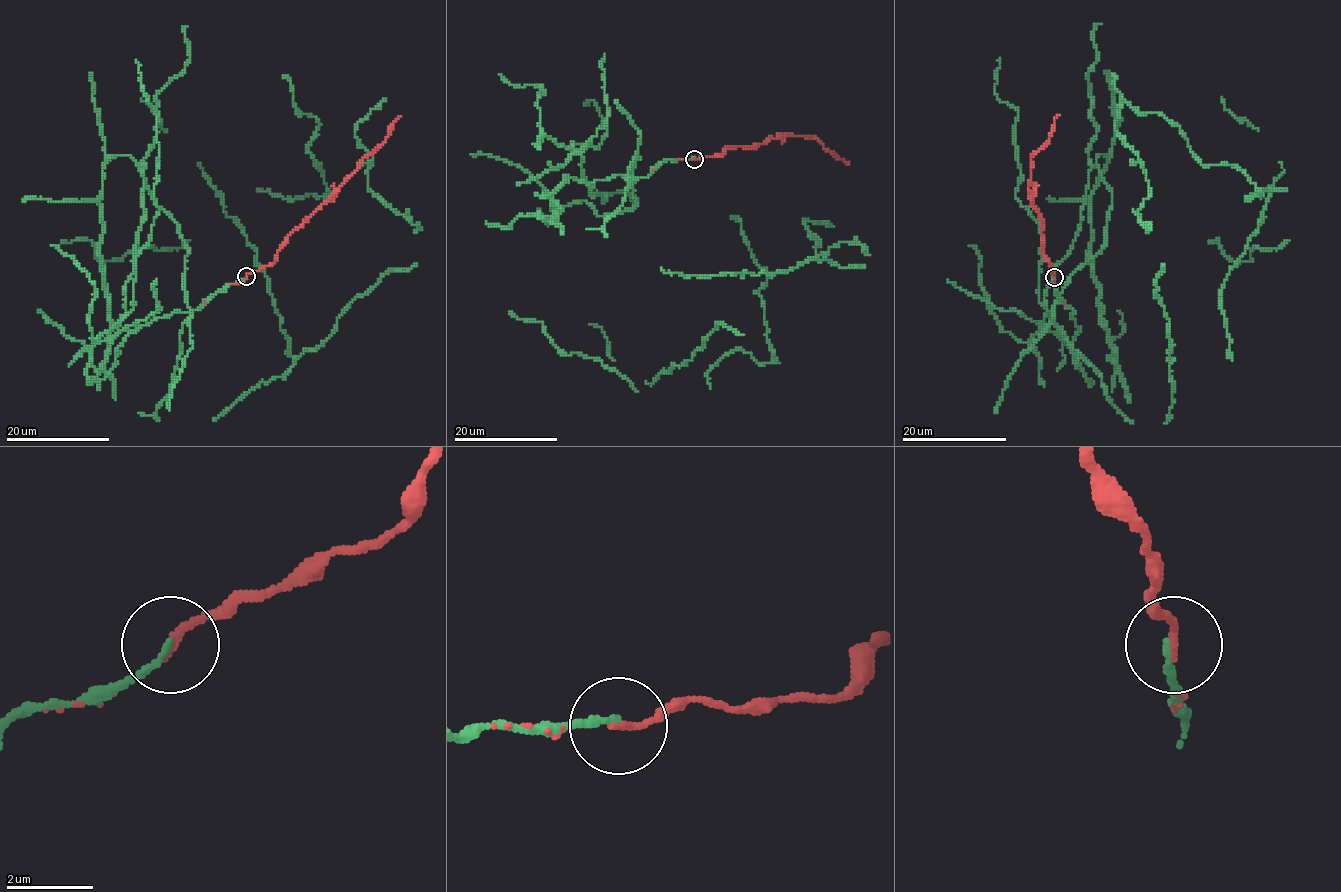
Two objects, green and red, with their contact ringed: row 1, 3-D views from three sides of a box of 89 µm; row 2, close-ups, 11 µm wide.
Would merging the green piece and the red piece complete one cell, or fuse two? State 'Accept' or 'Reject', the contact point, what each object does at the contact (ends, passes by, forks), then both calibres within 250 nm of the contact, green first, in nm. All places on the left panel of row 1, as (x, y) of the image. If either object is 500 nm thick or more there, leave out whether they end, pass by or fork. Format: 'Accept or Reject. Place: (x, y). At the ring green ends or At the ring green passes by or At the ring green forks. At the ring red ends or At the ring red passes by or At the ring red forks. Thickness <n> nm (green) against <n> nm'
Accept. Place: (246, 276). At the ring green ends. At the ring red ends. Thickness 150 nm (green) against 170 nm

